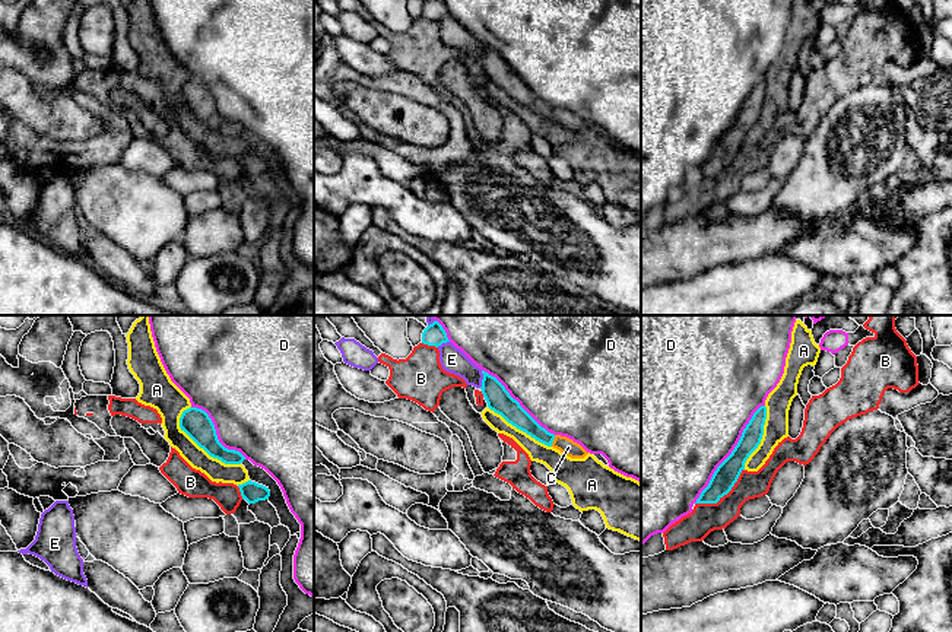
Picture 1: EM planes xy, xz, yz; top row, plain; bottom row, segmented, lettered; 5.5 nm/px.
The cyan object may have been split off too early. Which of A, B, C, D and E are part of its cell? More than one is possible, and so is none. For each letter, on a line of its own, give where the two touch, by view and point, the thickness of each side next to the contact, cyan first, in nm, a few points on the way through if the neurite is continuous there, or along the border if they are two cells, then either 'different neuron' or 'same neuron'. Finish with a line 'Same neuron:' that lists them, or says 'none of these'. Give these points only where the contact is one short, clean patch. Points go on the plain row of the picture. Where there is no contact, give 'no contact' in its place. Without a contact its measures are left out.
A: xy (203, 121) | 160/120 nm | different neuron
B: yz (723, 168) | 130/160 nm | different neuron
C: xz (552, 114) | 110/90 nm | across xz (516, 88), (552, 114), (568, 120) | same neuron
D: yz (732, 126) | 130/480 nm | different neuron
E: xz (482, 53) | 140/140 nm | different neuron
Same neuron: C

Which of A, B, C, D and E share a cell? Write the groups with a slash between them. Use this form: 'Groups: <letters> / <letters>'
Groups: A / B / C / D / E

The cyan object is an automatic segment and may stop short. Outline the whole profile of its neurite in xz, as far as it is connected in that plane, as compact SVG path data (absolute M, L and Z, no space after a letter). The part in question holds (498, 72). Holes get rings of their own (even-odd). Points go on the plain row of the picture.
M482 44L482 67L488 80L501 88L508 96L526 105L536 114L553 120L571 131L584 131L588 126L567 109L553 108L542 101L521 79L514 73L505 60L492 48Z

